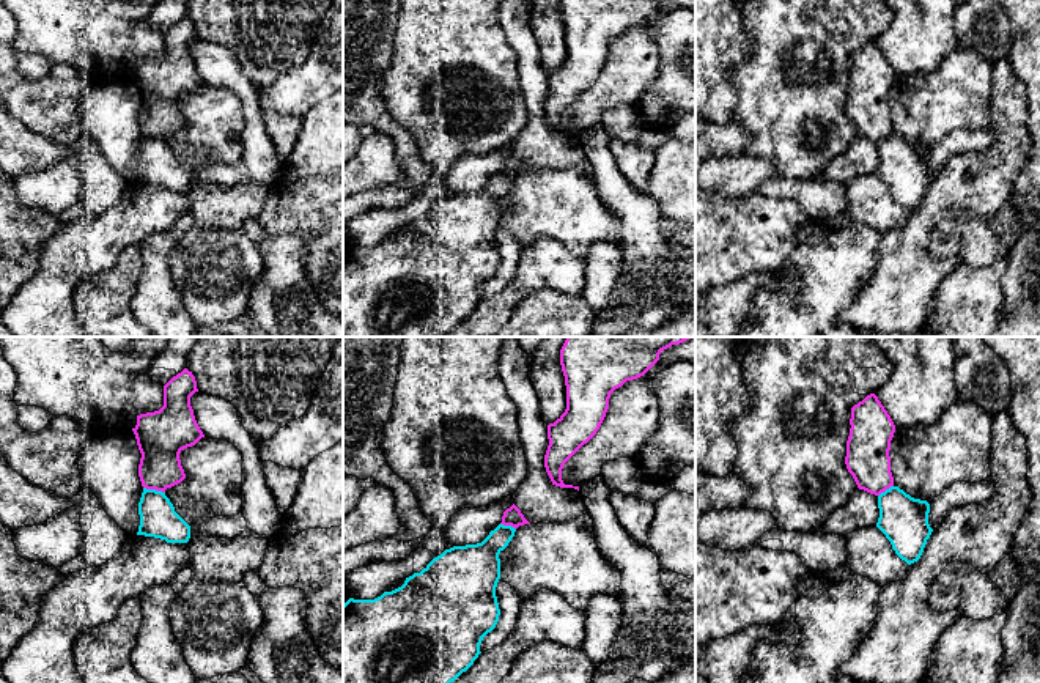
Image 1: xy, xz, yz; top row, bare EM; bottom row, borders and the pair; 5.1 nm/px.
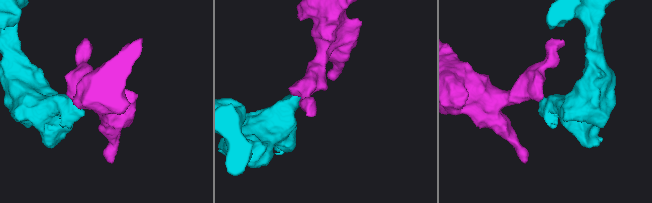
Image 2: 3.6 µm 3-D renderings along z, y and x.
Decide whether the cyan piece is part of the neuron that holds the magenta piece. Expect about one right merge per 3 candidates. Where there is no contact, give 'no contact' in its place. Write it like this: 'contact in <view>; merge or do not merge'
contact in xy; do not merge

